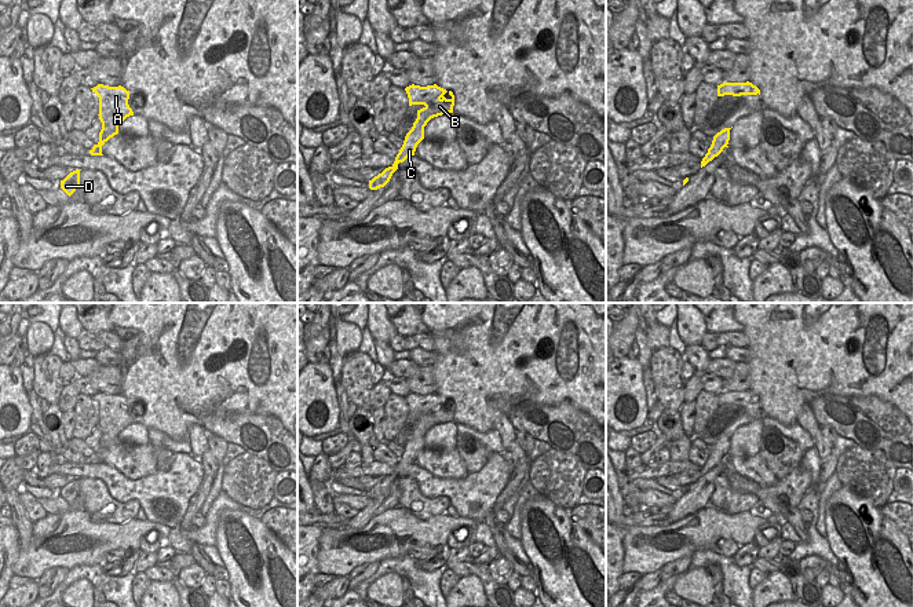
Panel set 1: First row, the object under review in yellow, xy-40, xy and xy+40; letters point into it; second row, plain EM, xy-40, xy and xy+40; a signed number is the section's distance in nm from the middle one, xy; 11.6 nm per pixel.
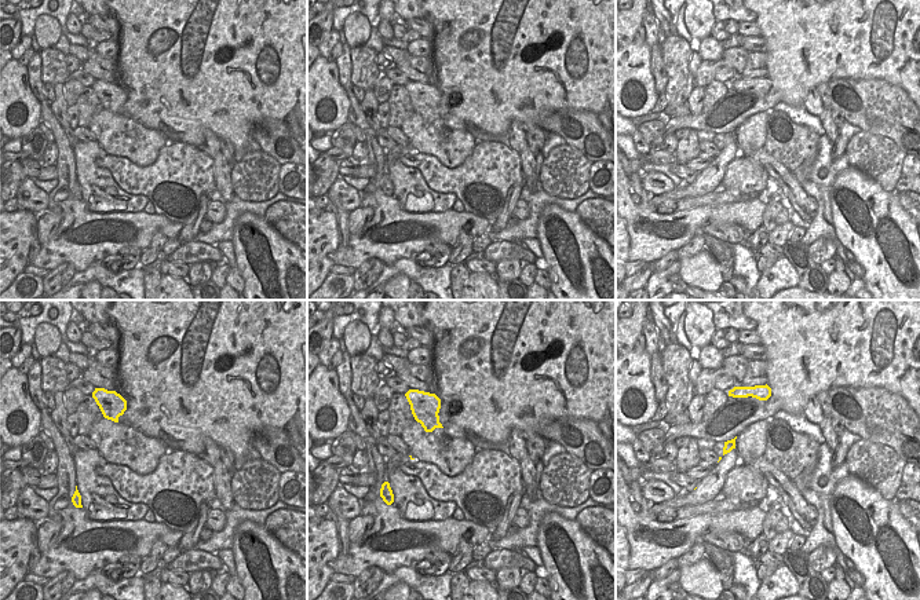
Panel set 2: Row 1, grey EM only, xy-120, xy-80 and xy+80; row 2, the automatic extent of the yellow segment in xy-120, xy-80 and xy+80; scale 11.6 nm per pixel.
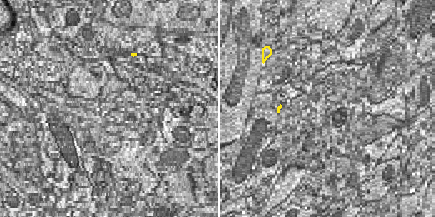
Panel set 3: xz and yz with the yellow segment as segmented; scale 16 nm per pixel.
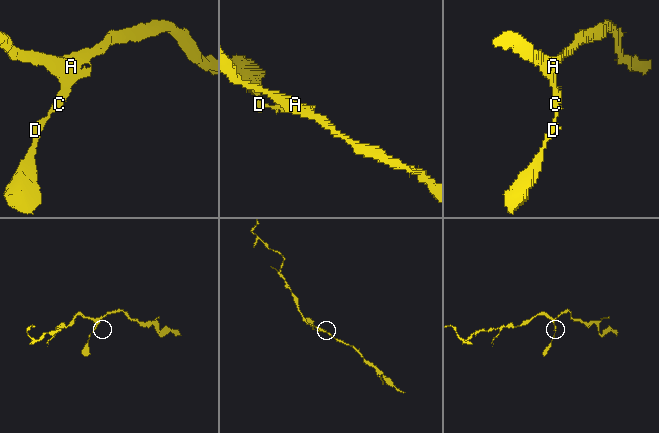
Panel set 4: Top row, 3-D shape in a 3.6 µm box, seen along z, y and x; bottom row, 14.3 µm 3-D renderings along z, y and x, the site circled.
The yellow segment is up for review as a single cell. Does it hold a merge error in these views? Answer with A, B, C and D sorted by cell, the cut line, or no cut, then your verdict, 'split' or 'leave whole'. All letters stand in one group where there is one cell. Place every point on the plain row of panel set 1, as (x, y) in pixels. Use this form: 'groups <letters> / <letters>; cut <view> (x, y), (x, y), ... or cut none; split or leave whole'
groups A B C D; cut none; leave whole

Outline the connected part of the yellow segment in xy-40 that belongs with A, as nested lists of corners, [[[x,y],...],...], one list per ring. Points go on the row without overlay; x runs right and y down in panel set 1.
[[[98,392],[91,396],[99,406],[99,428],[102,438],[99,440],[99,450],[90,458],[91,464],[103,464],[102,454],[114,443],[118,442],[118,434],[129,424],[134,424],[128,413],[129,399],[124,395],[109,395]]]

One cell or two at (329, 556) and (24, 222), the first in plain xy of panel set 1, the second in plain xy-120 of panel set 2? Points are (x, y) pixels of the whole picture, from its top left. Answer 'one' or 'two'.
two

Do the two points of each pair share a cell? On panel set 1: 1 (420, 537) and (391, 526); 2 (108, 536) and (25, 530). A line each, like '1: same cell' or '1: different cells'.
1: same cell
2: different cells

